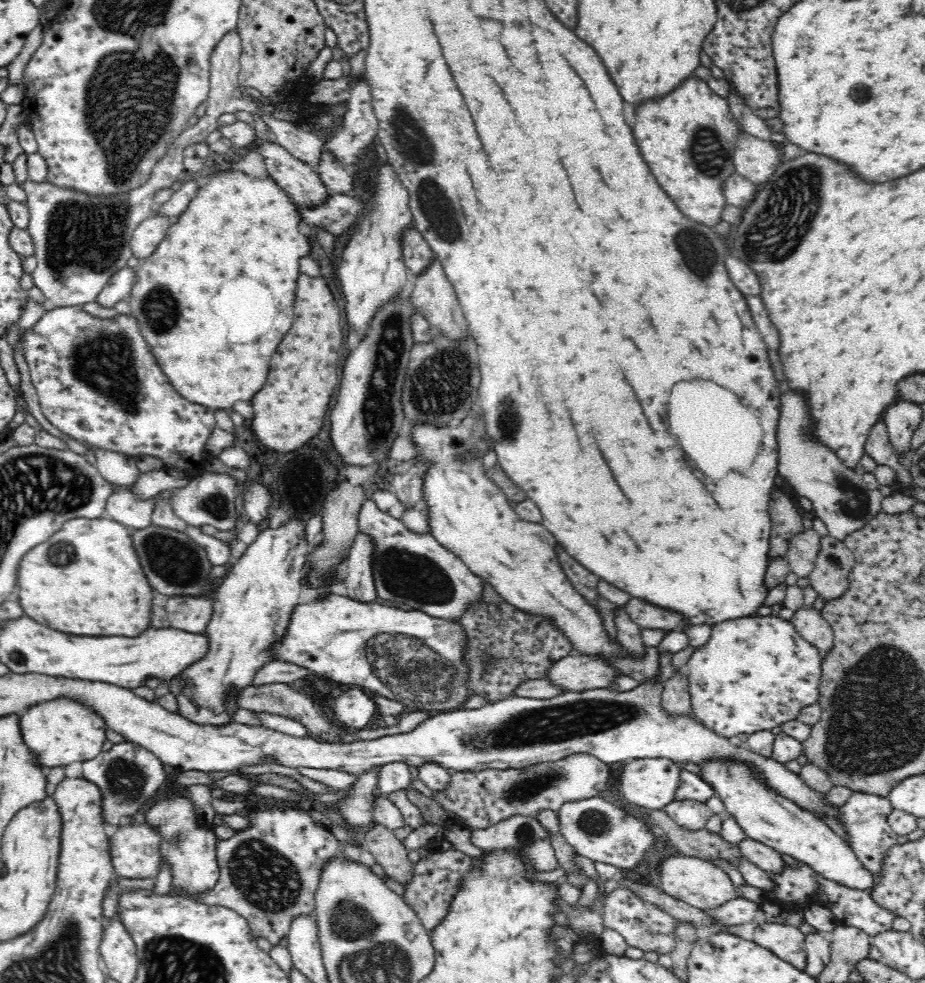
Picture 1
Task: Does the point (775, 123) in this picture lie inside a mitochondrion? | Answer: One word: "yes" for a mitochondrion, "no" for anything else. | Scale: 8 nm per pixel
no

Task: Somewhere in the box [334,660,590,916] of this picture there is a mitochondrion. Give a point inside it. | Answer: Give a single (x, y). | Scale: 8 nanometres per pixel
(520, 791)

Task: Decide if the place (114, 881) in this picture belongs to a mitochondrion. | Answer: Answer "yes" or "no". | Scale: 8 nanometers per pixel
no

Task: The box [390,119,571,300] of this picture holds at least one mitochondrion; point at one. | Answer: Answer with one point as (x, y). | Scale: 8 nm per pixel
(437, 208)

